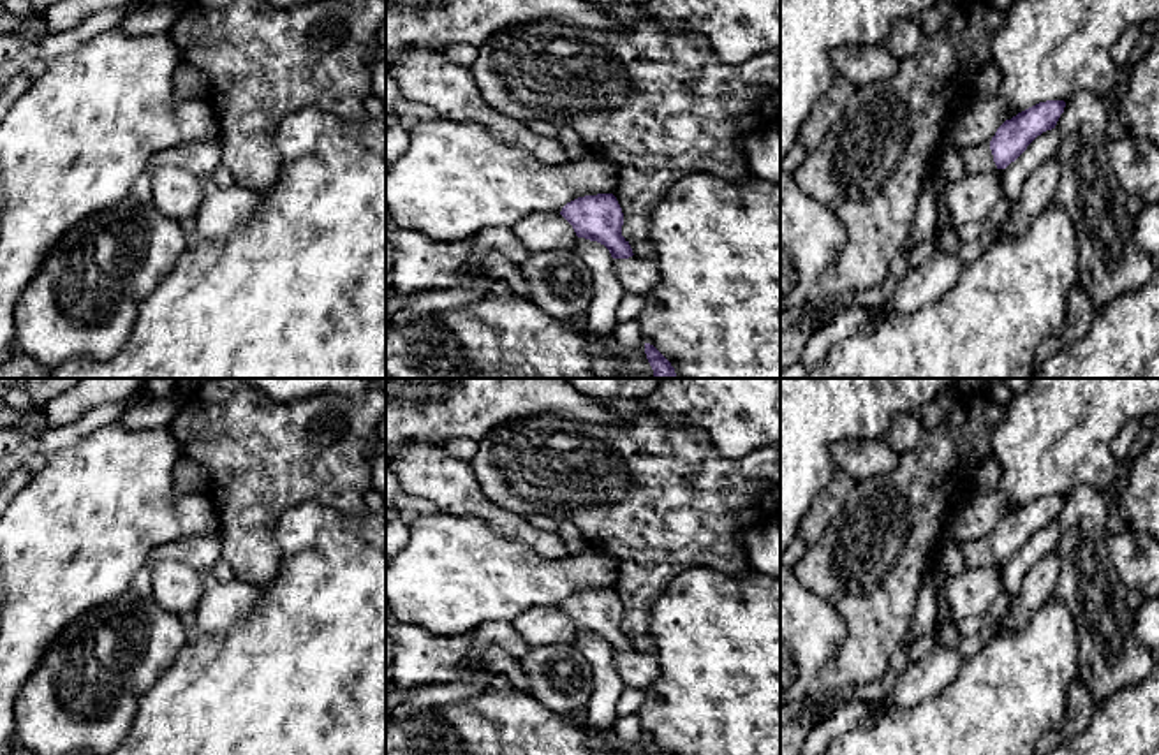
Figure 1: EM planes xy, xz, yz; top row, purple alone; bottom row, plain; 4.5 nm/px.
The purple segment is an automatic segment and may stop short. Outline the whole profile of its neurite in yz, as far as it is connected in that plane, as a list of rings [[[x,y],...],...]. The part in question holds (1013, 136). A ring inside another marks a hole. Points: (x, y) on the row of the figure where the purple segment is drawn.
[[[1046,100],[1006,120],[990,143],[960,150],[965,171],[981,174],[1006,169],[1037,136],[1055,128],[1064,107],[1064,100]]]

